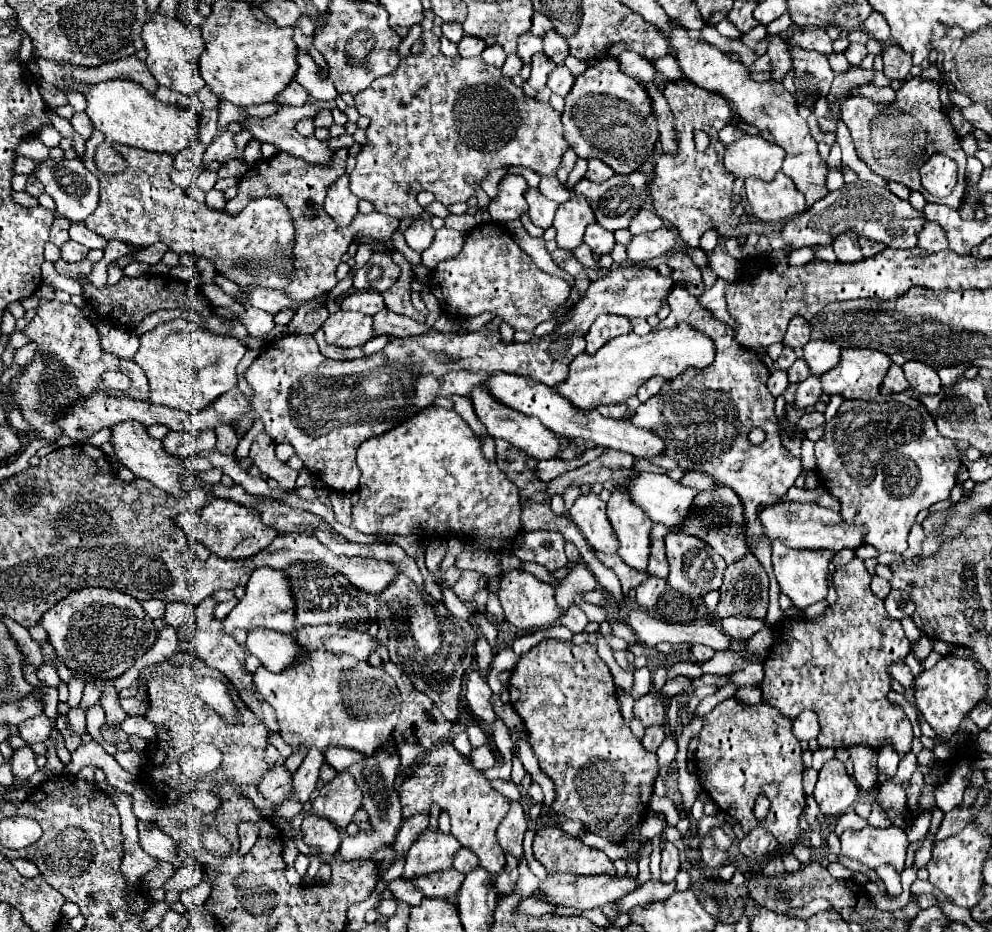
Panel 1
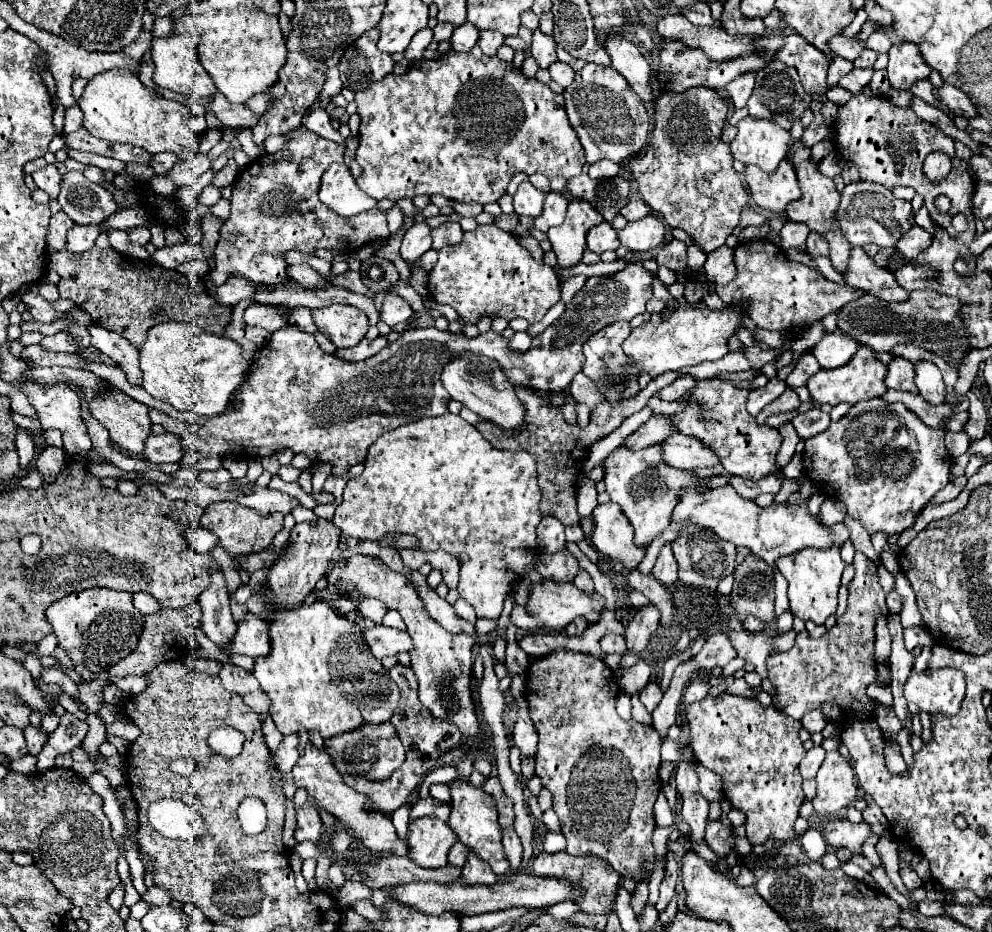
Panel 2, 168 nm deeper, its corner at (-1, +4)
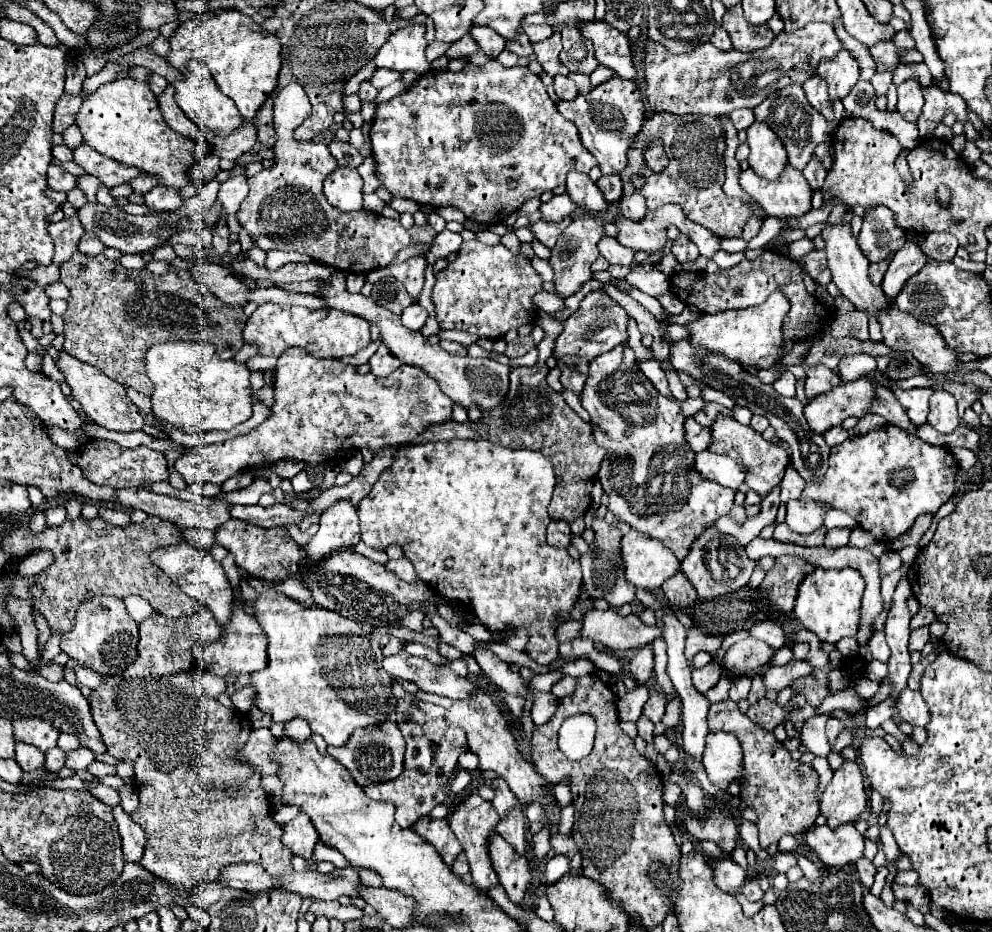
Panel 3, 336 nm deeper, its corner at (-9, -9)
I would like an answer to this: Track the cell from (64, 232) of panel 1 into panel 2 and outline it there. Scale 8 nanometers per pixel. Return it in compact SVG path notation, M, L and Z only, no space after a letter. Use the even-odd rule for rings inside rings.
M64 211L54 213L50 217L50 225L48 225L48 233L46 233L48 253L56 253L56 251L62 251L66 247L66 231L70 227L74 227L74 221L70 221Z

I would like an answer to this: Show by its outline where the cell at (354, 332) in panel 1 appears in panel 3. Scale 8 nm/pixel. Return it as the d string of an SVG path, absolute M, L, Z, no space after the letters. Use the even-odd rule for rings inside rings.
M262 304L248 318L244 340L248 344L256 344L260 354L280 356L288 346L302 346L316 358L342 358L352 356L370 344L370 322L340 310L310 310L302 306Z

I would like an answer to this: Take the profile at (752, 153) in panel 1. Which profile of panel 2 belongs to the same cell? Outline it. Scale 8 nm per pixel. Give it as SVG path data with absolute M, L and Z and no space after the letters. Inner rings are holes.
M744 117L738 121L738 135L730 143L734 159L744 165L756 165L766 173L774 173L778 163L786 157L790 133L776 123L758 117Z

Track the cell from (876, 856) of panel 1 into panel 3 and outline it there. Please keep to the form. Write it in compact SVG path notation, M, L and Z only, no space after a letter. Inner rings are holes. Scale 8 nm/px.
M844 824L838 828L812 826L804 834L804 840L830 868L842 868L864 856L864 838L854 824Z

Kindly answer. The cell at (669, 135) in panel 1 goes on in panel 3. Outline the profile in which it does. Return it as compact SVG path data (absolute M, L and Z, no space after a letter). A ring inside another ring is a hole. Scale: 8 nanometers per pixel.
M590 22L584 24L582 34L594 42L596 60L602 66L608 66L622 78L632 78L638 84L630 40L622 32L608 26L606 22Z

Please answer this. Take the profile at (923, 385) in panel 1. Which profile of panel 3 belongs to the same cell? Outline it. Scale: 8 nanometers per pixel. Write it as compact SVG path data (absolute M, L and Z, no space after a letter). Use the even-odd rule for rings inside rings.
M936 390L930 396L928 424L934 426L940 434L950 434L960 424L958 414L956 414L956 400L946 390Z

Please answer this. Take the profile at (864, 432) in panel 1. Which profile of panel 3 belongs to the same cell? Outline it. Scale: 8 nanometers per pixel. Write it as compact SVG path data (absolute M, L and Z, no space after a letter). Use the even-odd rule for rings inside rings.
M882 426L868 434L848 438L830 450L826 474L818 482L806 482L802 498L790 500L786 504L786 524L792 532L812 534L816 528L822 526L820 504L826 504L828 508L850 514L858 522L858 526L870 532L878 542L886 542L886 538L896 540L912 528L914 520L920 514L936 514L938 508L950 500L950 496L956 492L956 472L956 460L946 448L932 446L896 426Z

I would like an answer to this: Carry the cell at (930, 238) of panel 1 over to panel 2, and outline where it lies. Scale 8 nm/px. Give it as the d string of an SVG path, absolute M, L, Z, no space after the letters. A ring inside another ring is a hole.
M912 225L912 229L908 233L904 233L904 237L900 237L900 241L894 245L894 249L906 259L916 259L924 249L928 249L932 237L928 231L924 231L918 225Z

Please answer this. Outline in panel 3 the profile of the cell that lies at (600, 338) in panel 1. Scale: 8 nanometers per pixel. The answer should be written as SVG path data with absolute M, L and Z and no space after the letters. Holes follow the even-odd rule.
M620 344L608 354L600 354L600 358L594 358L594 362L590 362L590 374L586 378L586 386L582 390L580 400L590 414L596 442L606 450L598 478L602 482L604 492L610 496L608 510L614 512L614 516L618 516L626 524L630 524L634 530L660 540L682 560L694 536L704 526L728 514L734 504L736 492L720 486L718 482L708 482L700 478L696 470L692 470L694 452L688 450L684 442L684 416L680 414L680 402L664 398L654 388L654 384L644 376L644 372L640 372L634 358L634 350L628 344Z

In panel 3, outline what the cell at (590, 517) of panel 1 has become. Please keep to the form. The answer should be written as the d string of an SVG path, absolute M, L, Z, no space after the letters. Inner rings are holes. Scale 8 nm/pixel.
M636 530L622 536L620 556L624 562L626 580L646 590L660 588L664 580L680 570L680 560L672 550Z

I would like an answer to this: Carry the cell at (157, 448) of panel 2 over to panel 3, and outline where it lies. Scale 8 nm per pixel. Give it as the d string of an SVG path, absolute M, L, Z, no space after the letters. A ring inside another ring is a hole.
M90 440L84 450L78 450L78 466L82 468L84 476L94 484L108 484L112 488L128 488L128 486L142 486L144 482L158 482L170 476L168 462L162 452L150 450L146 446L138 448L122 448L116 442L102 442Z

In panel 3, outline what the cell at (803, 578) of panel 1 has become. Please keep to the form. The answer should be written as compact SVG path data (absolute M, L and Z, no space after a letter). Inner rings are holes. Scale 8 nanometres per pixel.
M814 568L798 586L798 596L794 604L794 616L800 624L812 630L822 642L836 644L844 636L856 636L860 620L860 600L864 592L864 578L854 568L822 570Z

